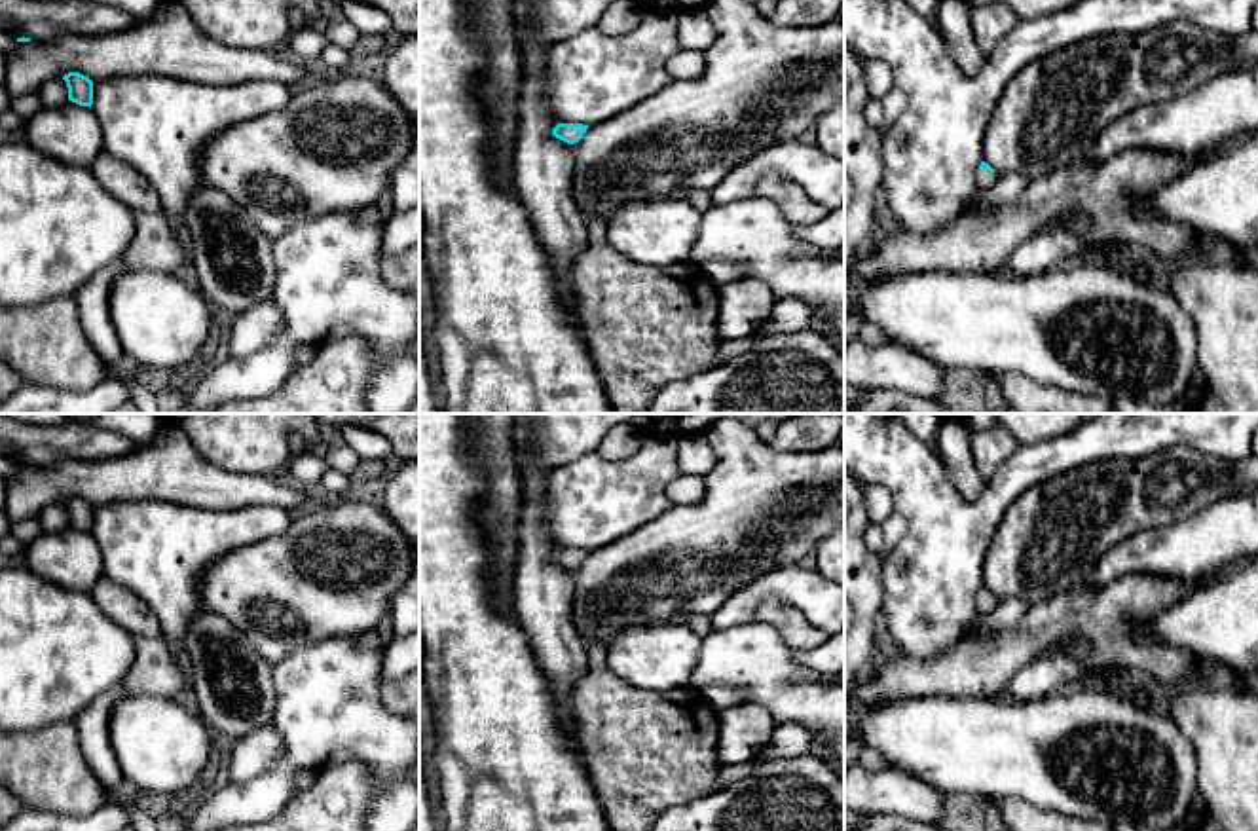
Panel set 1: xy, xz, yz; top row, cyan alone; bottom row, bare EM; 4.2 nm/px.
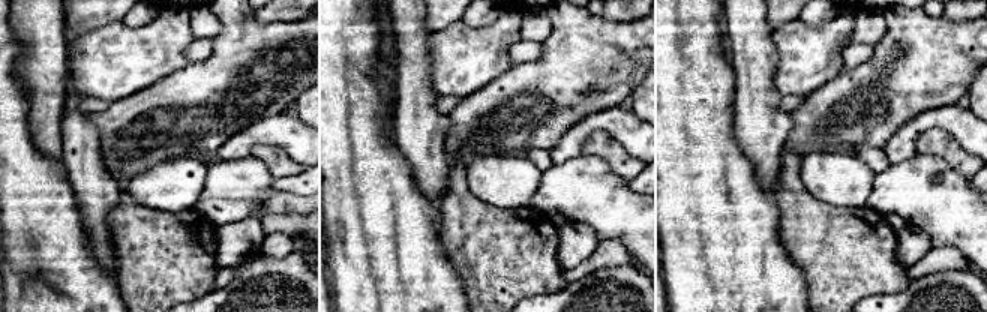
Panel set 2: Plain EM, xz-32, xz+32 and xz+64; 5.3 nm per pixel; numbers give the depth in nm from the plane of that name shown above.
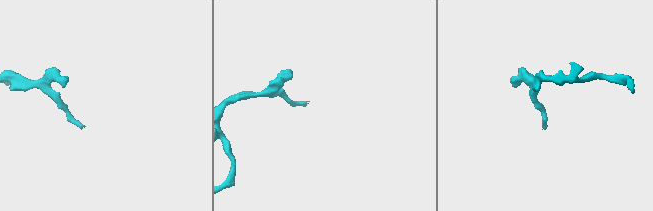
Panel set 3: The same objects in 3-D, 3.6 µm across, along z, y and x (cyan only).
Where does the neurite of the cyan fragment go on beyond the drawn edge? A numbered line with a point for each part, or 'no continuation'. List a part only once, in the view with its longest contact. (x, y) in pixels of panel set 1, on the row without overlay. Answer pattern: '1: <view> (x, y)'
1: yz (985, 604)

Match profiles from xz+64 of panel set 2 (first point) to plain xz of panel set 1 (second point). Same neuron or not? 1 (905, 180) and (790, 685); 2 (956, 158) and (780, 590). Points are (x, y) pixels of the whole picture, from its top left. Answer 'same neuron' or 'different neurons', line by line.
1: same neuron
2: different neurons

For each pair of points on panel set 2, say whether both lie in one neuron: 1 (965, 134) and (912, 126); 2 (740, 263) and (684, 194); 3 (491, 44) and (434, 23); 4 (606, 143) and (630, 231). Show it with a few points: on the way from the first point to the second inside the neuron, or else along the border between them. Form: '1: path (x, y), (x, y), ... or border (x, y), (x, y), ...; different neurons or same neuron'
1: path (951, 122), (926, 122); same neuron
2: path (723, 246), (719, 242), (719, 228), (701, 210); same neuron
3: border (461, 18), (432, 32); different neurons
4: border (584, 152), (600, 156), (615, 173), (627, 179); different neurons

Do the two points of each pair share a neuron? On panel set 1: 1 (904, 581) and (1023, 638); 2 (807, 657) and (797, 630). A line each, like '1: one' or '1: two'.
1: two
2: two

